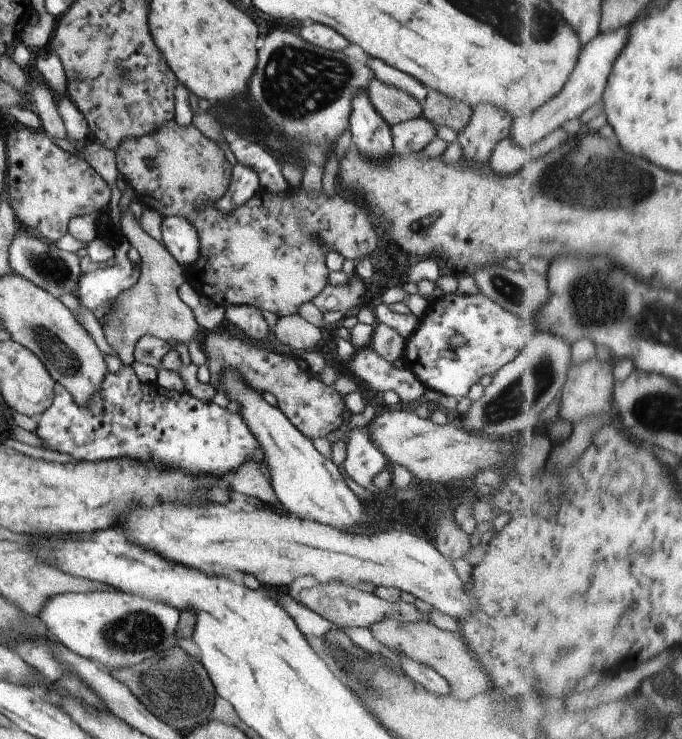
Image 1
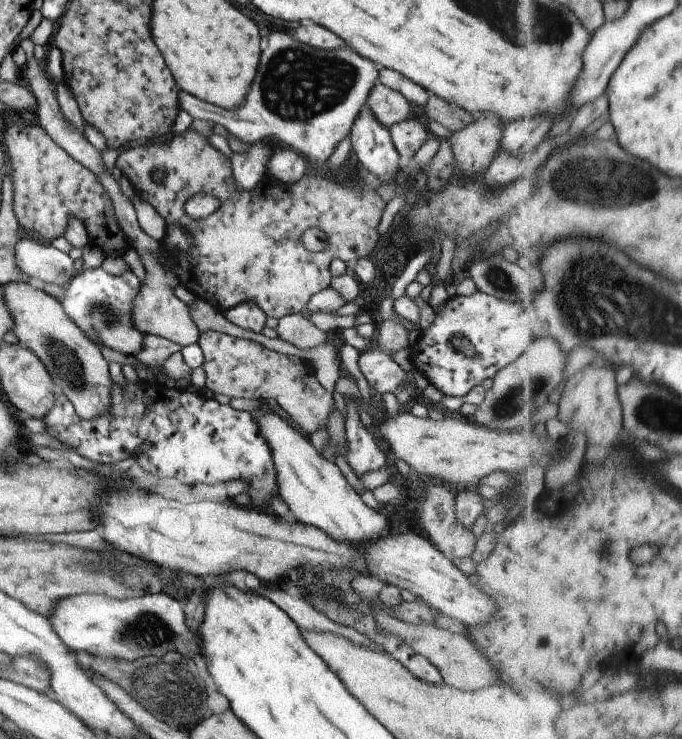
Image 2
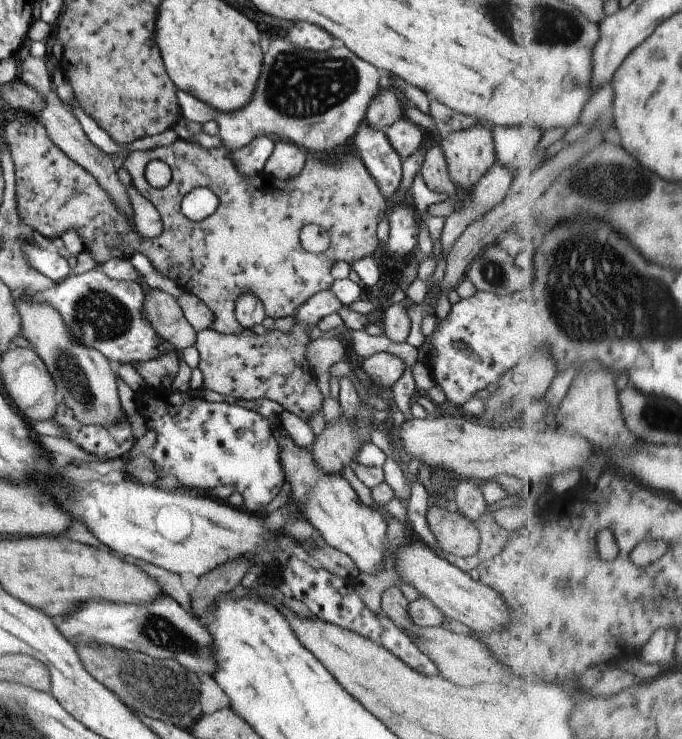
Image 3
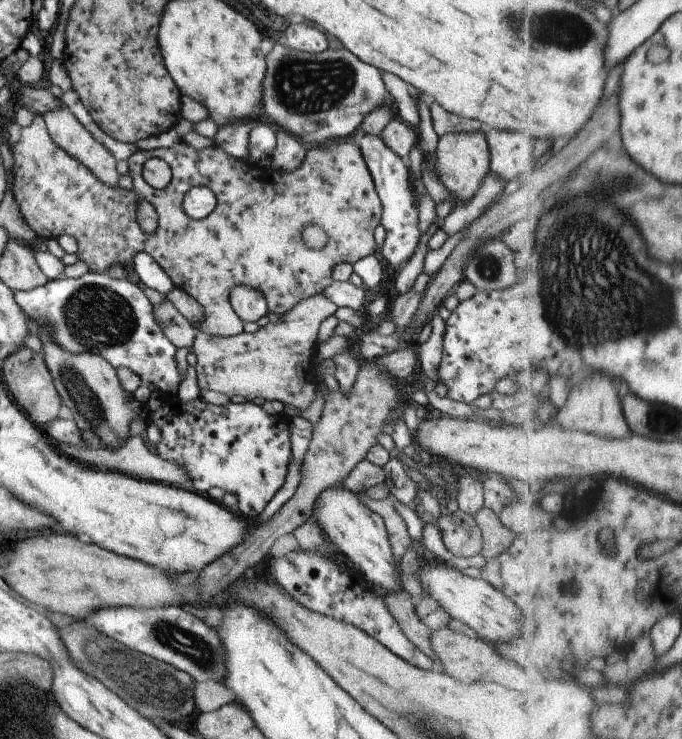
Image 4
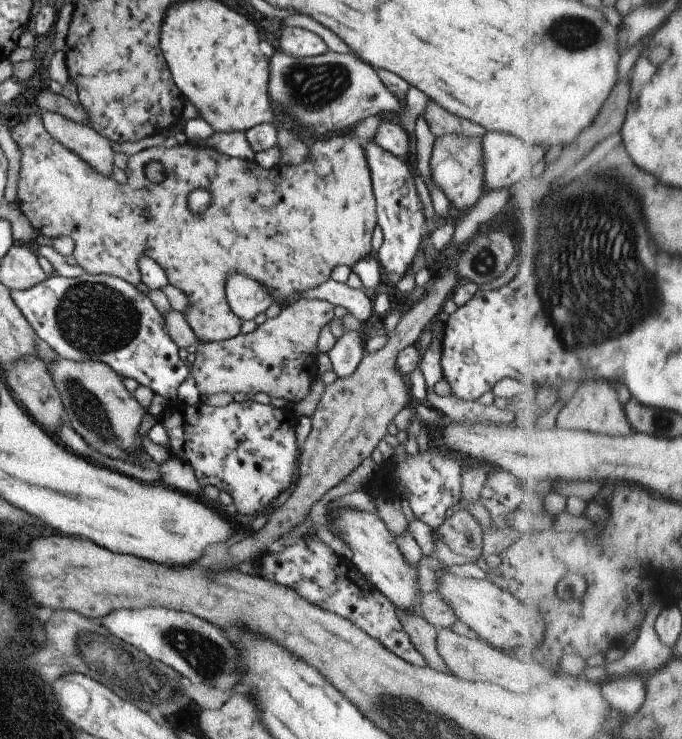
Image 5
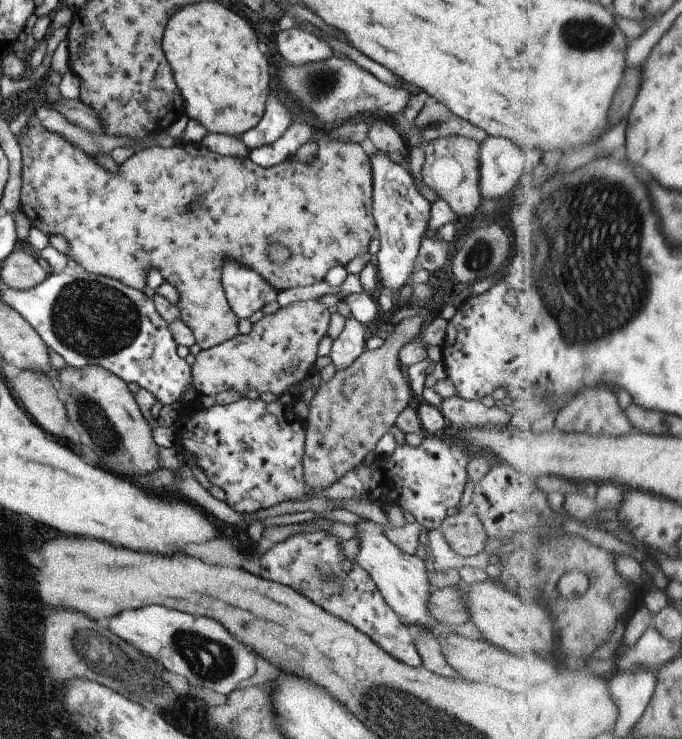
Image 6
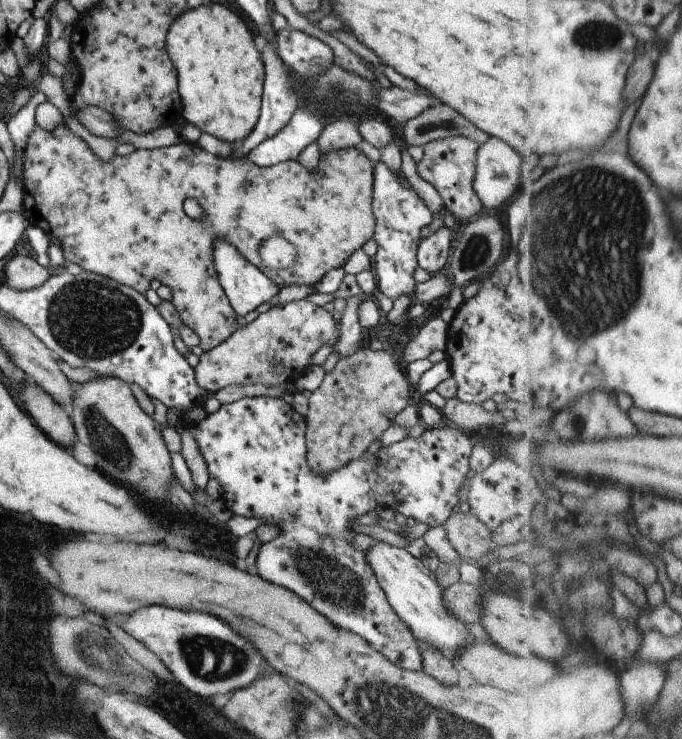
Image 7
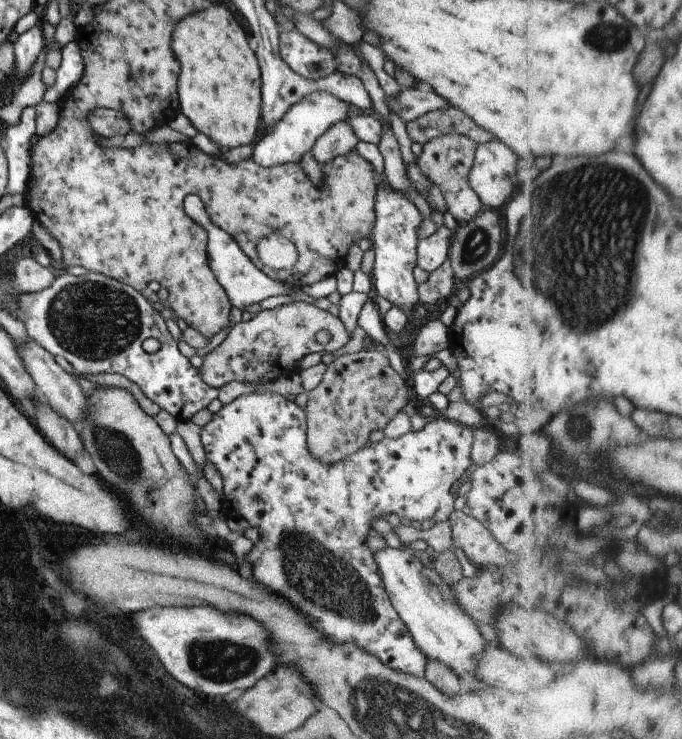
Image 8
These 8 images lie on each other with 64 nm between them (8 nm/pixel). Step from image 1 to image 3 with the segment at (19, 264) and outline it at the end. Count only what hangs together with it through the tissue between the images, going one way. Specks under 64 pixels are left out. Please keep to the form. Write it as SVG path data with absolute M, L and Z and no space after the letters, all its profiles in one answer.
M40 240L37 246L33 246L29 241L24 242L22 250L26 254L28 264L52 282L64 282L64 279L71 275L72 268L67 258L59 254L56 248L43 241Z

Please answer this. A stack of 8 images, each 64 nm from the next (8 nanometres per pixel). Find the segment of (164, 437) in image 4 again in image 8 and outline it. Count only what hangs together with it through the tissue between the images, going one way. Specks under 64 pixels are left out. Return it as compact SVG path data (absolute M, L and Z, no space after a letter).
M252 392L236 398L234 401L225 404L222 408L213 414L212 420L205 426L201 427L201 442L205 451L206 458L214 464L214 468L218 470L220 478L222 478L223 497L221 500L221 509L224 514L231 518L242 518L252 526L260 530L260 540L253 544L252 550L248 552L245 560L252 566L253 580L258 584L268 586L272 593L280 594L280 597L286 598L288 602L292 602L296 608L300 608L302 616L308 620L310 626L314 626L314 630L318 630L324 640L328 642L338 642L338 644L348 644L354 642L360 649L366 650L368 654L372 654L384 662L384 664L394 670L403 671L404 674L412 674L416 678L425 676L425 668L427 658L426 655L416 646L412 635L398 616L396 610L390 602L388 593L384 588L384 583L380 574L378 574L378 566L374 562L374 552L364 544L366 536L370 534L372 522L386 518L390 514L398 516L398 518L406 518L406 520L431 520L432 522L446 522L450 518L450 514L454 509L454 502L457 498L457 486L463 481L465 476L469 474L468 468L474 462L471 459L471 448L473 441L473 429L467 426L460 426L456 422L448 420L446 417L438 413L434 418L429 420L427 424L419 432L410 431L400 438L386 438L380 442L370 442L364 444L360 450L356 450L354 454L346 456L344 460L336 462L336 464L324 464L322 460L316 460L306 444L307 432L307 416L305 410L302 410L294 401L288 400L276 392Z

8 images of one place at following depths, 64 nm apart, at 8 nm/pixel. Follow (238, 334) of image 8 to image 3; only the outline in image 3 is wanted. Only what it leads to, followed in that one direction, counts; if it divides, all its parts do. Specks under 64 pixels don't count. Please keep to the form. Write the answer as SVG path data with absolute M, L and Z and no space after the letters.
M328 289L314 294L298 308L295 314L296 324L290 332L280 332L276 328L270 329L268 334L258 336L220 334L212 329L197 332L195 347L200 354L197 368L202 372L204 388L236 399L274 400L284 410L308 423L311 416L323 411L324 402L324 396L304 354L306 346L310 344L310 330L324 316L339 312L342 306L342 302Z

